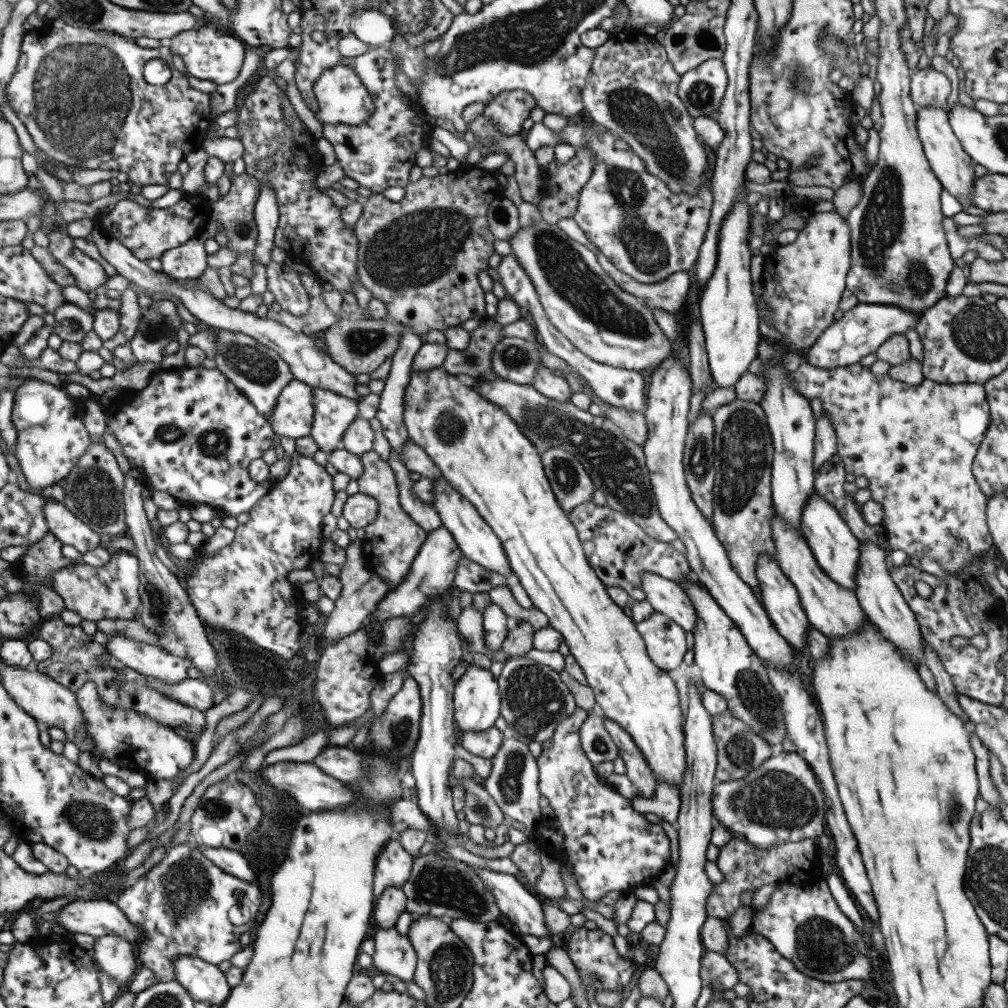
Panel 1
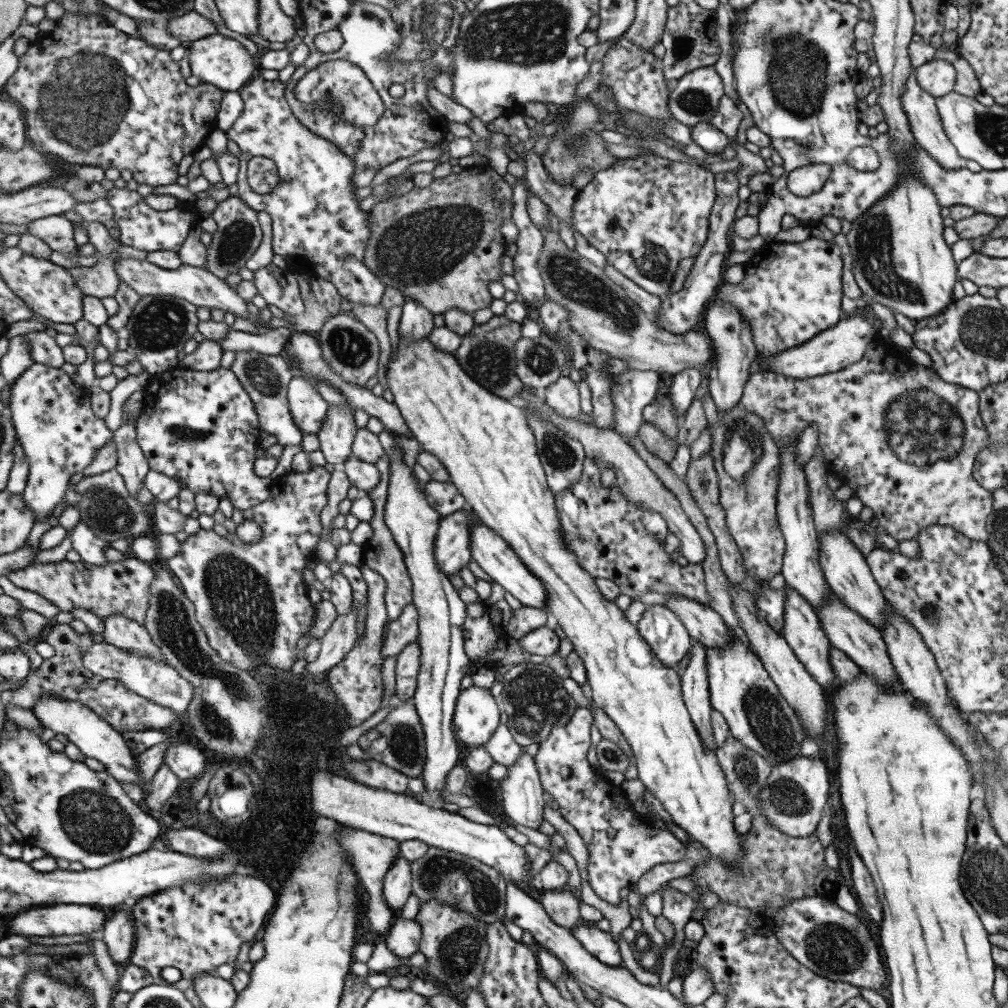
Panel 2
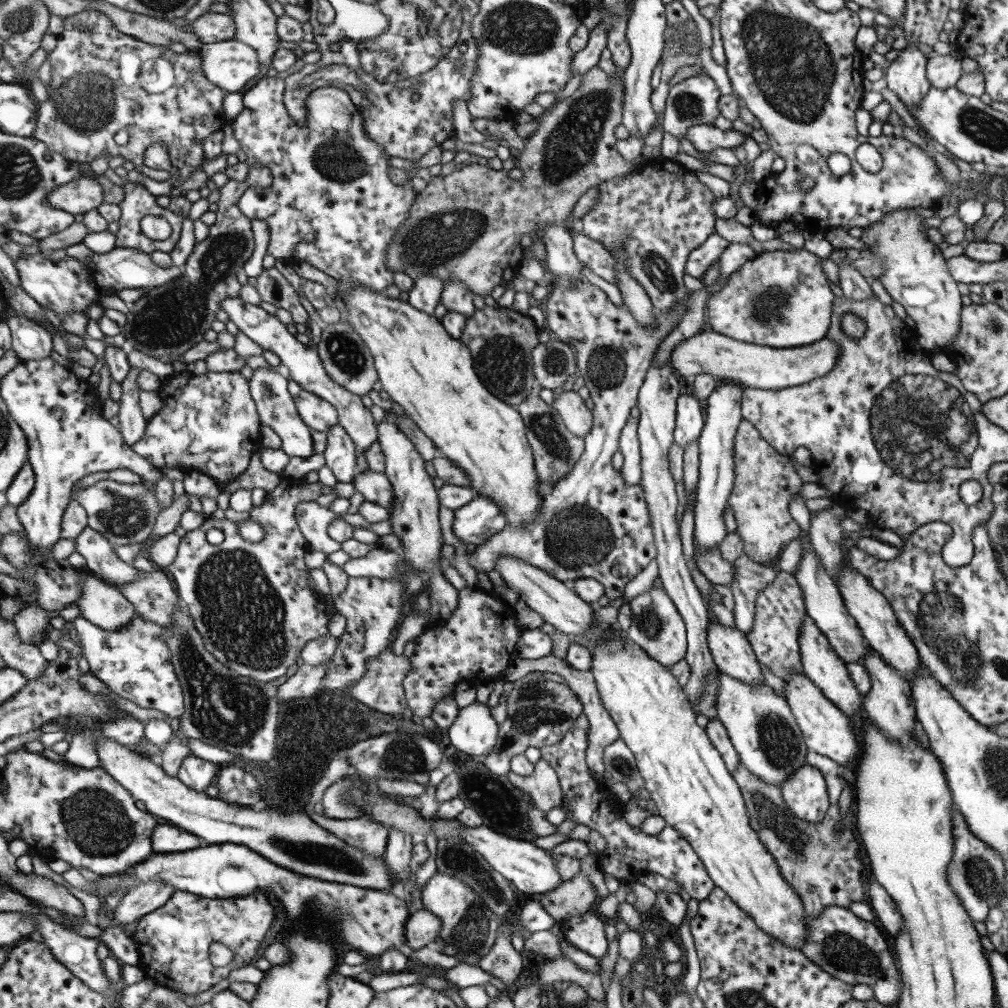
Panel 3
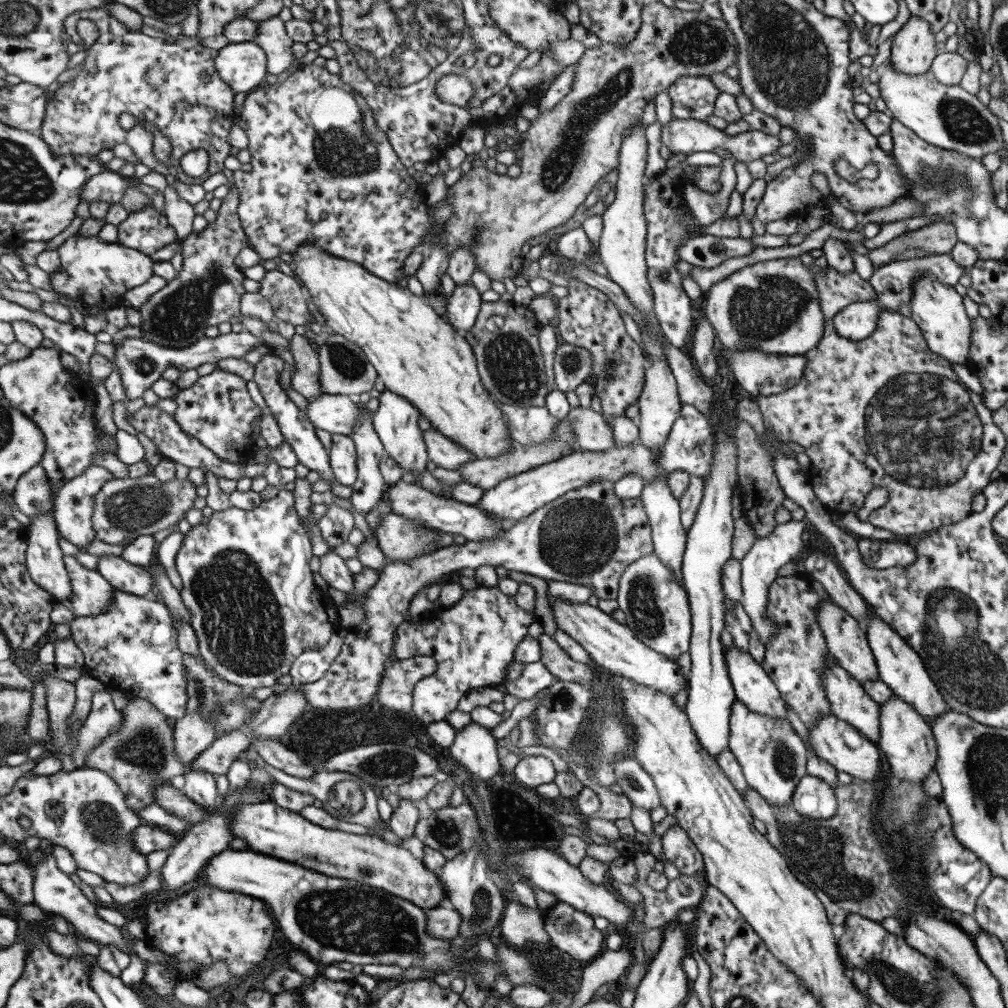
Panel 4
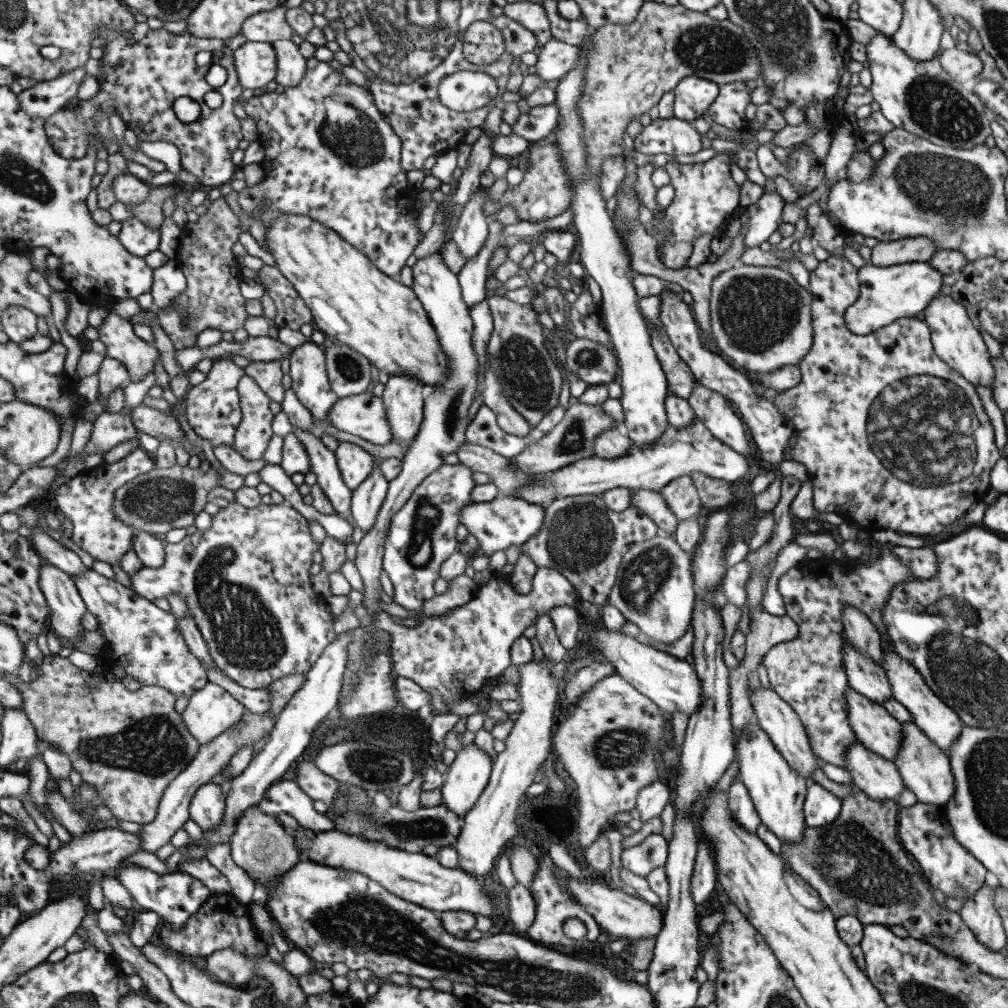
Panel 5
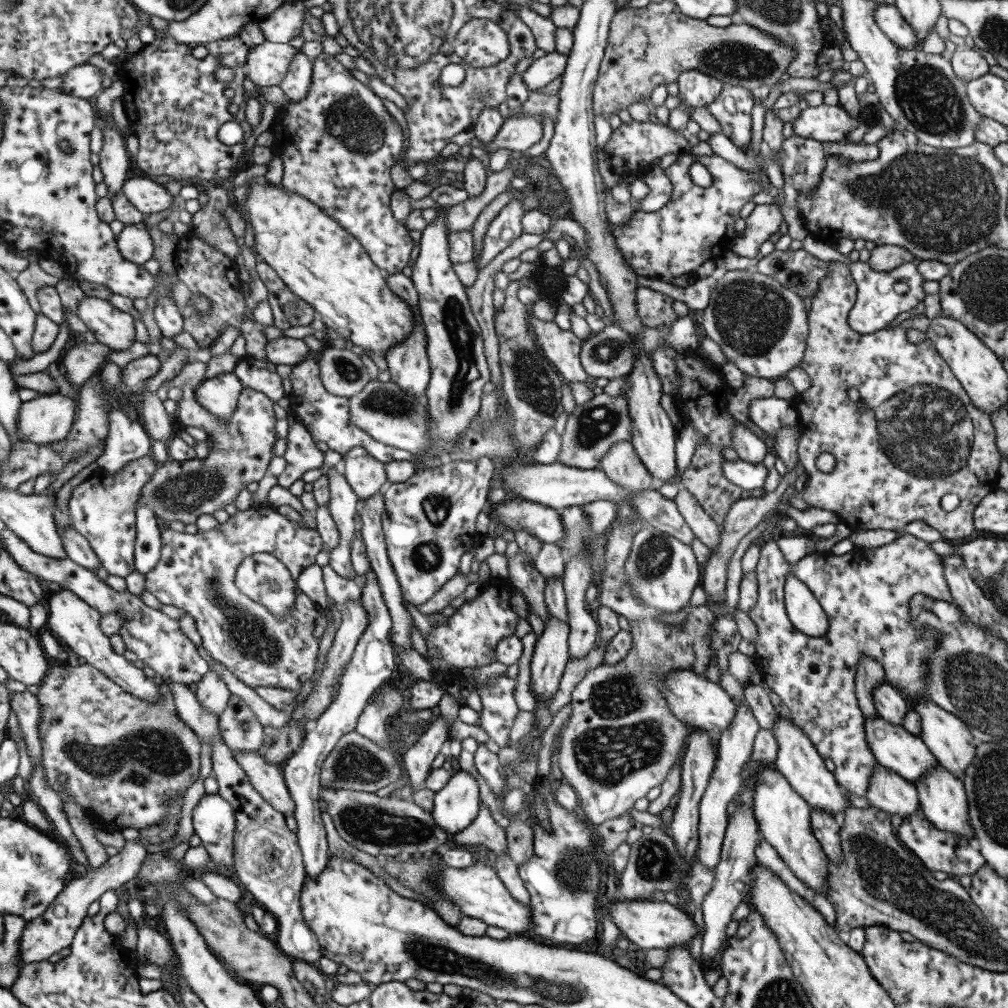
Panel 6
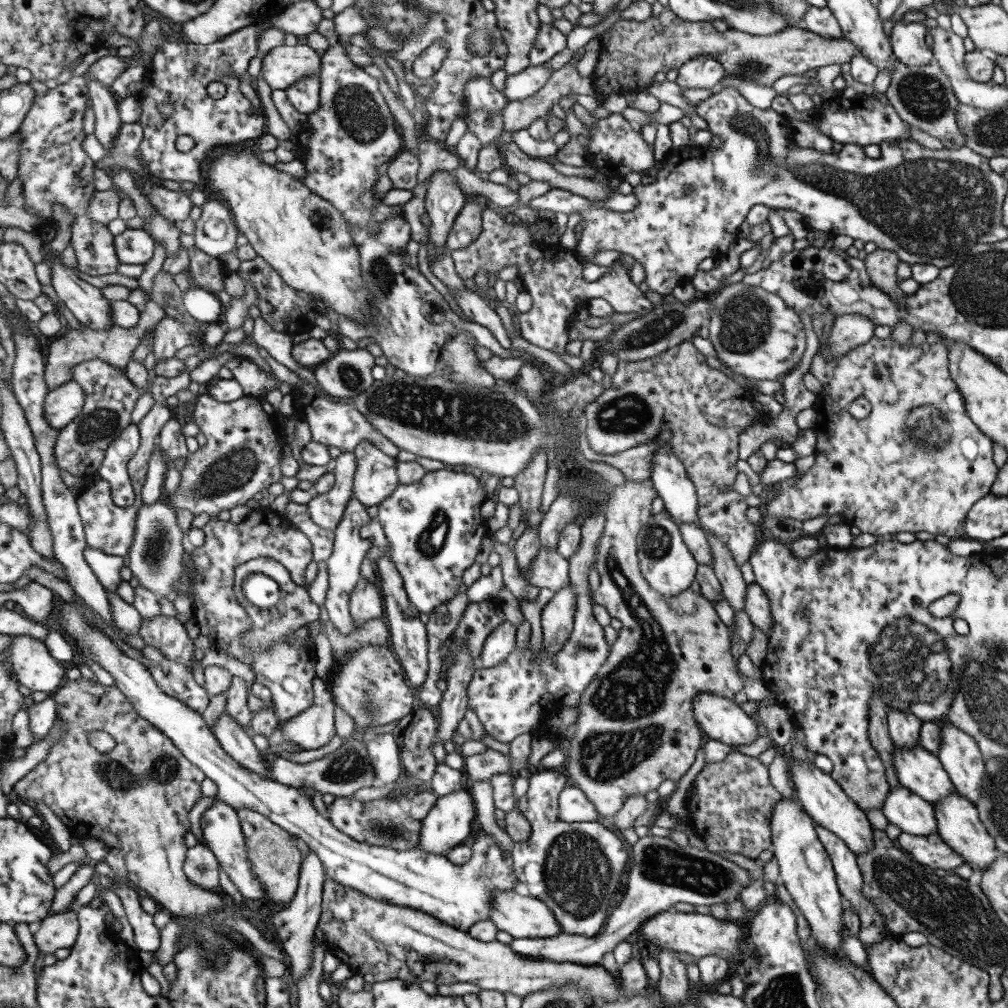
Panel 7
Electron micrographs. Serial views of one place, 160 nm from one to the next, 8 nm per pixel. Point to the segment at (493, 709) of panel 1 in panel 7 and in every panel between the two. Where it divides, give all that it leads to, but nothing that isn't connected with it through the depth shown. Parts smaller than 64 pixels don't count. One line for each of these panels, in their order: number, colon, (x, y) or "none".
2: (476, 713)
3: (473, 731)
4: (473, 747)
5: (468, 773)
6: (455, 805)
7: (448, 822)

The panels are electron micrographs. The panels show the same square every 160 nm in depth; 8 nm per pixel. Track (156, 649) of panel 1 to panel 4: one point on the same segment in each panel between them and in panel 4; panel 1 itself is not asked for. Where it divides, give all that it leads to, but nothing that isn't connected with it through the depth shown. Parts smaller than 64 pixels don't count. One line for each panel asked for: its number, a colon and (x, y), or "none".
2: (128, 634)
3: (101, 603)
4: (92, 592)

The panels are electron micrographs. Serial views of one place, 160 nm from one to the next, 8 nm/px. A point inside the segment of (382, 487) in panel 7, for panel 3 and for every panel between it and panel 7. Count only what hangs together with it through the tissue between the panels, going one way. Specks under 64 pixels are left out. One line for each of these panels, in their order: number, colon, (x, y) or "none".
3: (340, 451)
4: (342, 453)
5: (355, 465)
6: (365, 475)

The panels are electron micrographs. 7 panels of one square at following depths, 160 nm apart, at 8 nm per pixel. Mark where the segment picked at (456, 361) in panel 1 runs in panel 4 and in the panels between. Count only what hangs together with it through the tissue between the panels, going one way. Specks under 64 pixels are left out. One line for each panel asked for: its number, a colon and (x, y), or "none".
2: (485, 353)
3: (500, 339)
4: (503, 338)

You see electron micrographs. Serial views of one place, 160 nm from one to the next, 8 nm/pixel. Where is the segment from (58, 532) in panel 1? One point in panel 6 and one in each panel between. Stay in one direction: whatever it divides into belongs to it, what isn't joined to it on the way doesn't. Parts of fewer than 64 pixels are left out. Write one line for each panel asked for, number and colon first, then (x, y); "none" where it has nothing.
2: (92, 548)
3: (100, 555)
4: (135, 579)
5: (247, 582)
6: (196, 572)

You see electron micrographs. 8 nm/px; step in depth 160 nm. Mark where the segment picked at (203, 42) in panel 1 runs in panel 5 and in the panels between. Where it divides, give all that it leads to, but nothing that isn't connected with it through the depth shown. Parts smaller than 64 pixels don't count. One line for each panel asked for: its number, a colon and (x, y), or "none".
2: (226, 63)
3: (233, 65)
4: (244, 66)
5: (256, 63)

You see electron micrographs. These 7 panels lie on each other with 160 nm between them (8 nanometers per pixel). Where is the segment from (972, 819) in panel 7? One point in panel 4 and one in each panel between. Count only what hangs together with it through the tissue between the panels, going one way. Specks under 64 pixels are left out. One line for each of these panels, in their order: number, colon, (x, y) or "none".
4: (905, 740)
5: (924, 769)
6: (941, 797)

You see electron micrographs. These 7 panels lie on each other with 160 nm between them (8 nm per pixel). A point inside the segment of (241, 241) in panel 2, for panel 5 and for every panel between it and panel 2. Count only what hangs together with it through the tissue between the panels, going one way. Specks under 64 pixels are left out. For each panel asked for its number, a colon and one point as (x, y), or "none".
3: (170, 319)
4: (208, 290)
5: (213, 298)

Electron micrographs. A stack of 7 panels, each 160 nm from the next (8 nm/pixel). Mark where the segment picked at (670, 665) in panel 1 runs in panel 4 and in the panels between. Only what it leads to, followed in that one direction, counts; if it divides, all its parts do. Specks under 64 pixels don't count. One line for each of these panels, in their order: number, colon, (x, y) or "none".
2: (668, 640)
3: (656, 627)
4: (655, 606)

